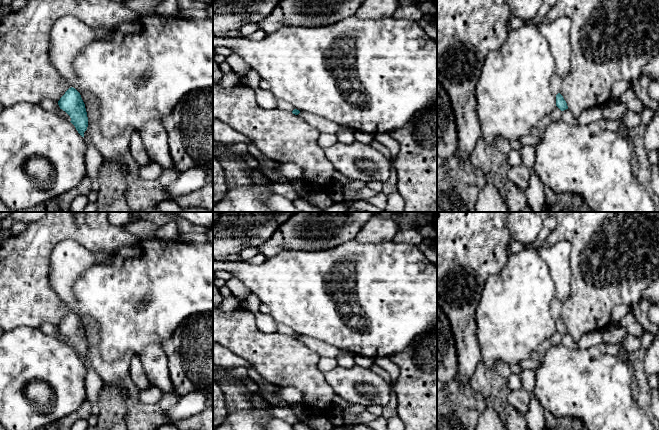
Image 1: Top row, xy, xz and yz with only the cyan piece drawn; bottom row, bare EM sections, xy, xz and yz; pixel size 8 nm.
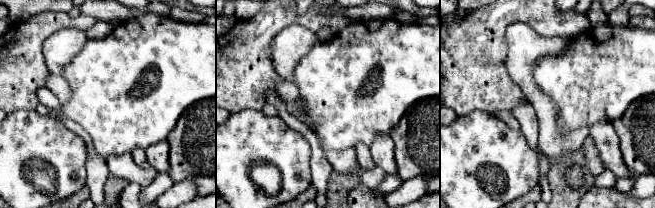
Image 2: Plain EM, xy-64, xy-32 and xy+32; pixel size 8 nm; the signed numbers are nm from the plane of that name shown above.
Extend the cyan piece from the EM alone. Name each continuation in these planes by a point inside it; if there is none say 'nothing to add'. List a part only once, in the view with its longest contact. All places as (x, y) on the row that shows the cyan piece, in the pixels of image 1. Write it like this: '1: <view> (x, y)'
nothing to add

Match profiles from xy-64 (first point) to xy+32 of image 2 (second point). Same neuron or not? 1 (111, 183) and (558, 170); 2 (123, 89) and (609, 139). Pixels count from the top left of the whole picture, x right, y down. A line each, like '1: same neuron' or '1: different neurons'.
1: same neuron
2: different neurons

